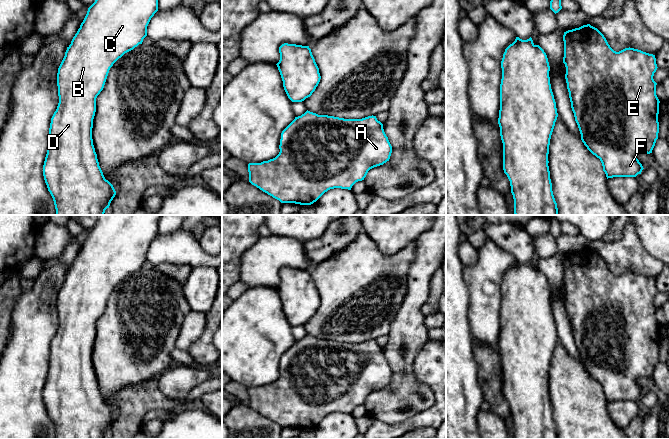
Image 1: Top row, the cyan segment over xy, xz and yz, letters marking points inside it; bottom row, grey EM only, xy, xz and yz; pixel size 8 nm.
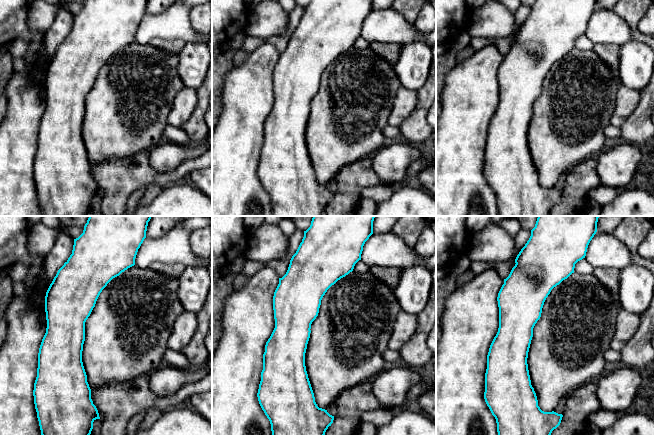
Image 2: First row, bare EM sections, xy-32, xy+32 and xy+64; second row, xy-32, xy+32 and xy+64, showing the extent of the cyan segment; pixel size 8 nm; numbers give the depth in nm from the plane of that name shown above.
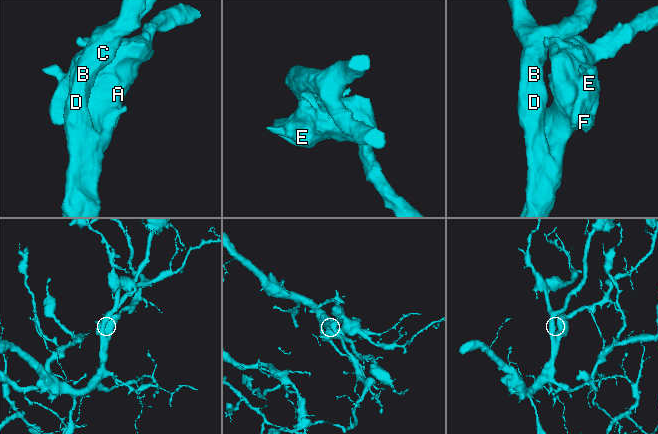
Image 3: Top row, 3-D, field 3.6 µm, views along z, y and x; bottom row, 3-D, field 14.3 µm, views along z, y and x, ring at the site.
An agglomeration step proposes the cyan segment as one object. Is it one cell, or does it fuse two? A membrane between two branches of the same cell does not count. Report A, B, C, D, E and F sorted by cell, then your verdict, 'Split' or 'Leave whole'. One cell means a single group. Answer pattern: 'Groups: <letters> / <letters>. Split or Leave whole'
Groups: A B C D E F. Leave whole

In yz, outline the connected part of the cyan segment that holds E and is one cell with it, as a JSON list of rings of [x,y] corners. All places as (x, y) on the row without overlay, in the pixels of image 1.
[[[590,248],[564,256],[563,265],[563,287],[566,291],[565,303],[569,316],[571,332],[581,358],[582,366],[593,379],[600,383],[607,403],[613,401],[636,401],[638,398],[641,398],[642,394],[644,393],[642,388],[637,383],[637,379],[642,377],[652,377],[659,357],[658,338],[660,325],[656,319],[657,307],[653,303],[654,297],[658,292],[655,279],[630,271],[616,276],[610,271],[604,259],[597,252],[591,250]]]

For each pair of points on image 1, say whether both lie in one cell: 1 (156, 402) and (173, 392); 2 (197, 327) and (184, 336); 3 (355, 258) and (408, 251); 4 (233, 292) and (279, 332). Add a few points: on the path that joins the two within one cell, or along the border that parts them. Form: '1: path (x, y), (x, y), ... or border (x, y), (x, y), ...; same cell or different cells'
1: border (156, 377), (159, 383), (159, 390), (169, 400); different cells
2: path (194, 328), (187, 335); same cell
3: path (368, 261), (395, 261); same cell
4: border (248, 288), (233, 300); different cells

